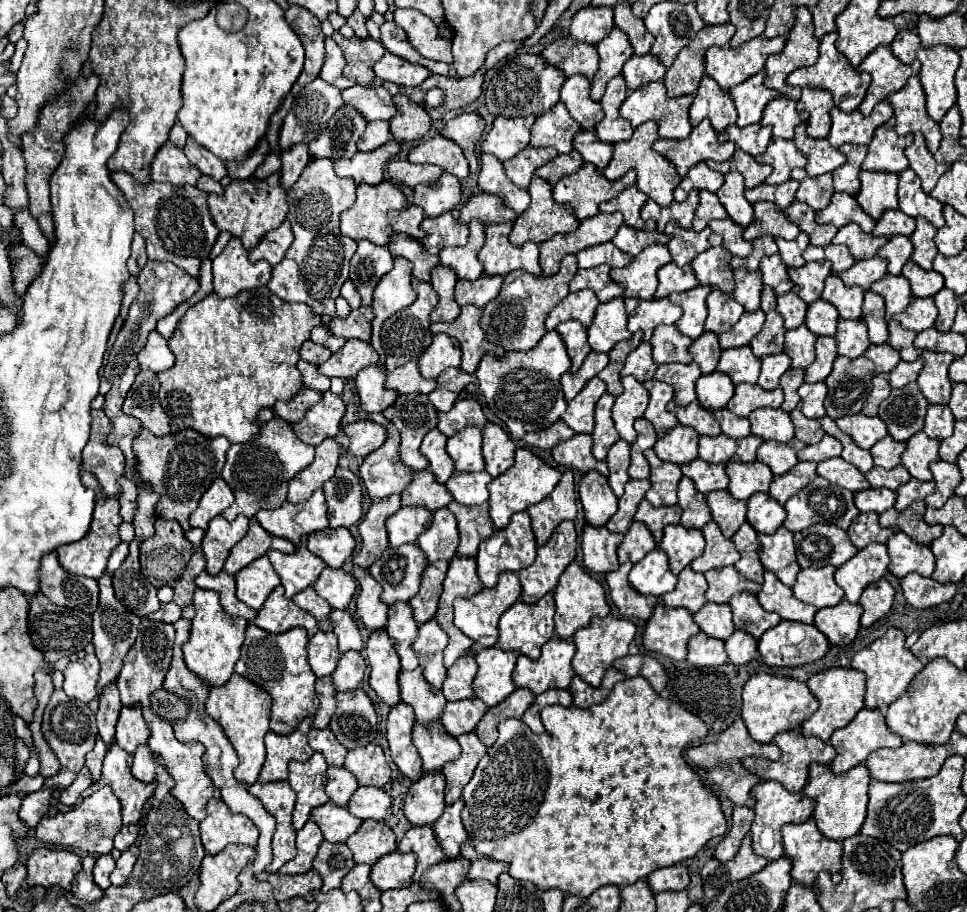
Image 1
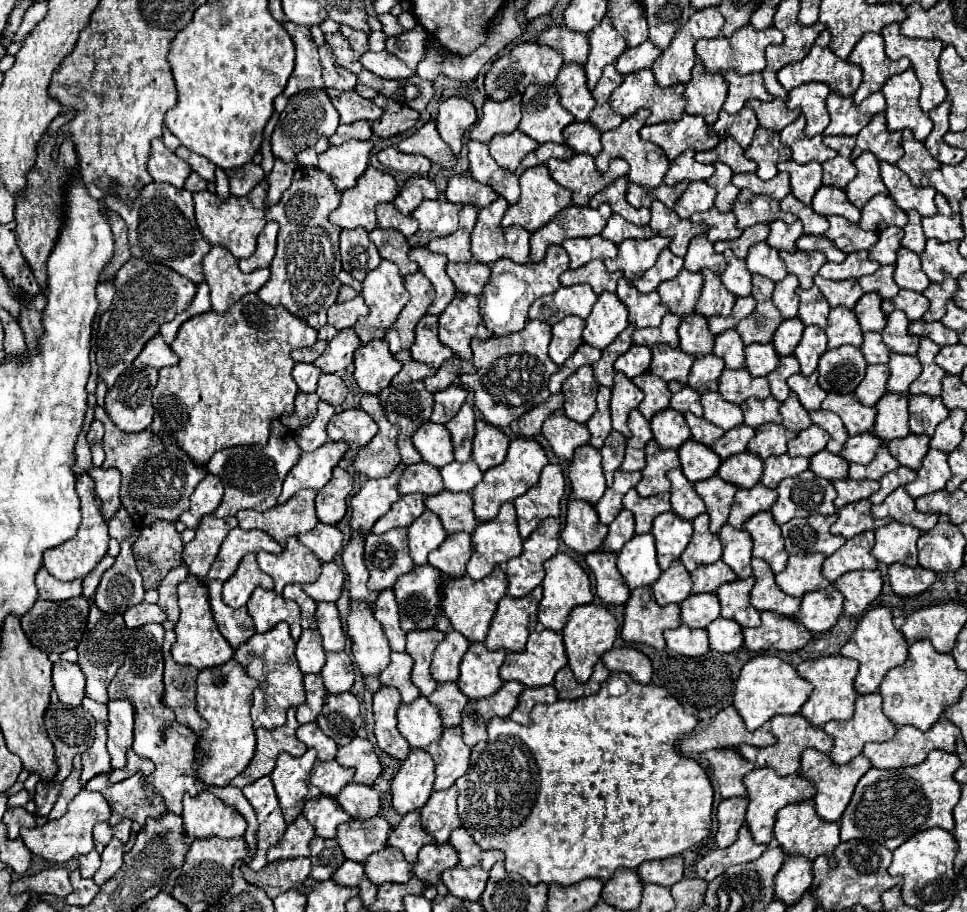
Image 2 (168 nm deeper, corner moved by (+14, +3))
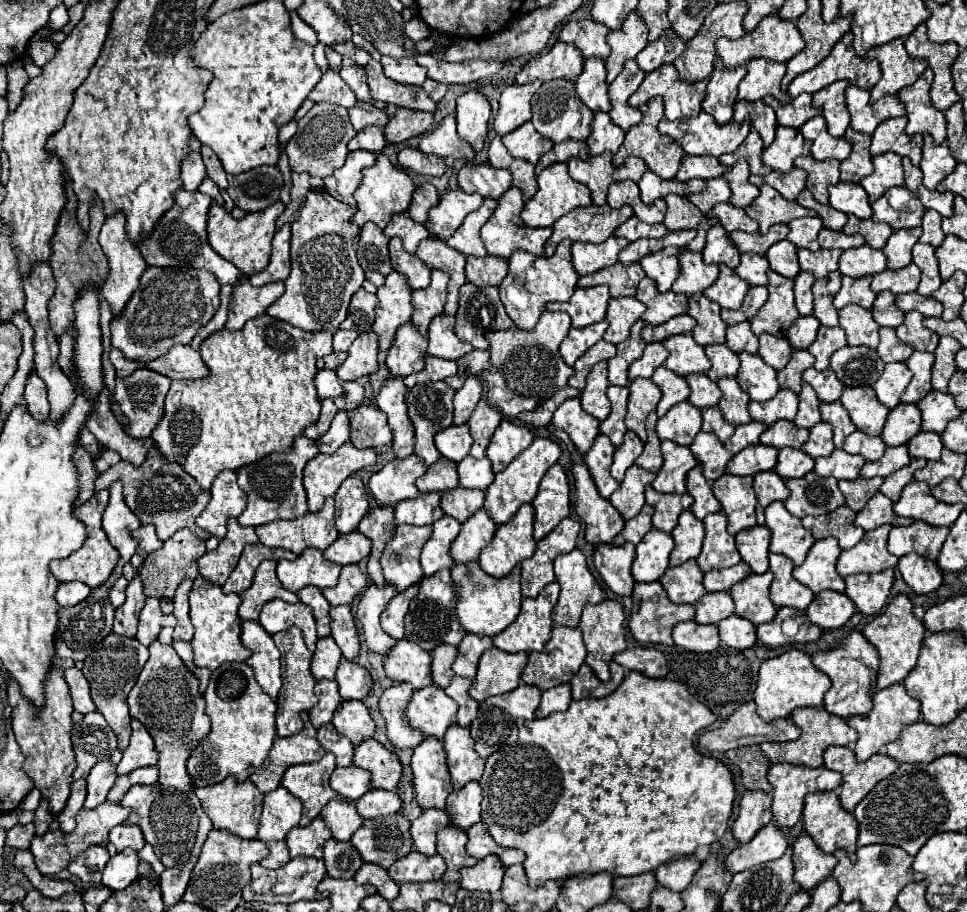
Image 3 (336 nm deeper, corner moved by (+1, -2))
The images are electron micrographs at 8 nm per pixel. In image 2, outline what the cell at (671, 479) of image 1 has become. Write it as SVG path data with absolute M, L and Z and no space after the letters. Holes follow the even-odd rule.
M654 440L646 444L646 468L642 470L642 480L636 486L640 496L656 496L670 490L670 482L666 474L672 468L678 468L678 452L672 450L660 450Z

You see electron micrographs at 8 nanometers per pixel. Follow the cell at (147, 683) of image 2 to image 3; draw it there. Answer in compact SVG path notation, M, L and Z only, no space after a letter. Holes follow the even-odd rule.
M155 641L149 651L151 657L145 663L135 687L131 689L127 703L131 709L131 717L145 725L157 745L159 785L189 793L193 785L185 763L191 749L209 733L211 725L209 717L205 715L205 699L203 693L199 693L199 679L189 669L185 669L183 661L171 645L161 645L159 641Z

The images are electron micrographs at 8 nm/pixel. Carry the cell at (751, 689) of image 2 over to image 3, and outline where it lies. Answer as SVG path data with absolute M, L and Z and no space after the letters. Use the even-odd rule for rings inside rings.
M789 649L783 655L761 663L759 681L755 689L757 713L765 721L773 721L773 719L787 719L791 711L797 707L821 707L823 695L829 687L831 679L825 673L819 673L819 669L815 669L809 655L805 655L799 649Z

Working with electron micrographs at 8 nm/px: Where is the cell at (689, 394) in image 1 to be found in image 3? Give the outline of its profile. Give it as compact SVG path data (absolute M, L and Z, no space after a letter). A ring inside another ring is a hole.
M691 333L667 337L663 345L669 351L665 367L673 373L685 377L687 373L707 373L711 369L711 361L705 355L705 347L697 345Z

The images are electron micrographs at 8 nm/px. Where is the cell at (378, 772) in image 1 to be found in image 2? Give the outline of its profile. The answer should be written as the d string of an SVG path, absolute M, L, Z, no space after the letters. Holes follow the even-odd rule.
M354 738L348 746L340 746L336 762L344 764L344 768L354 768L352 782L356 784L374 784L382 772L372 744L362 738Z

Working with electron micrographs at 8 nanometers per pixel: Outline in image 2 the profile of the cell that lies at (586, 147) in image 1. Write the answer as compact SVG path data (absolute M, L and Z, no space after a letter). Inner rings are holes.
M572 122L564 128L564 142L576 154L590 154L598 156L600 152L600 130L594 128L590 122Z

